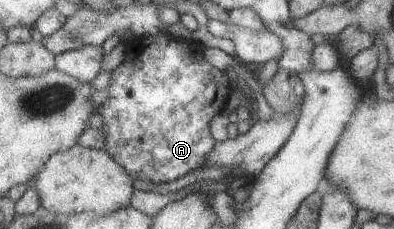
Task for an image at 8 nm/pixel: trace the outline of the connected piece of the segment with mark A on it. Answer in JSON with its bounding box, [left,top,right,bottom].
[97,30,235,185]

